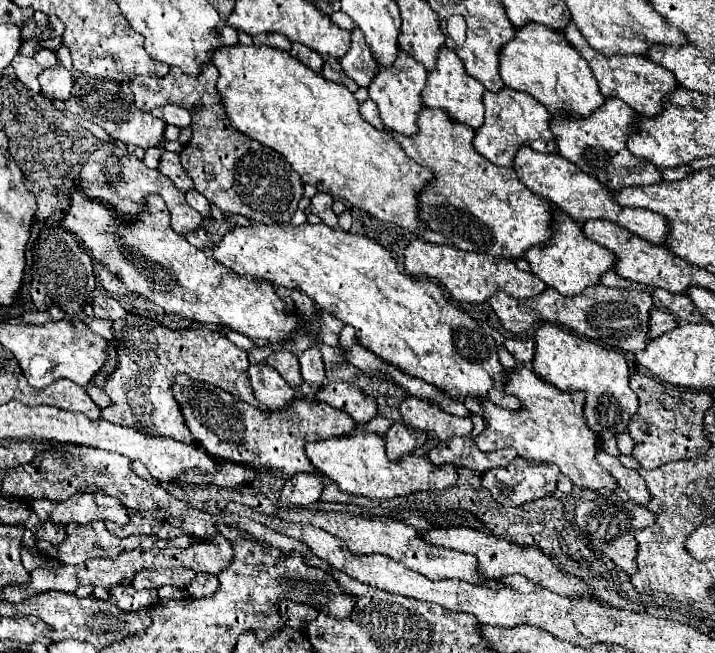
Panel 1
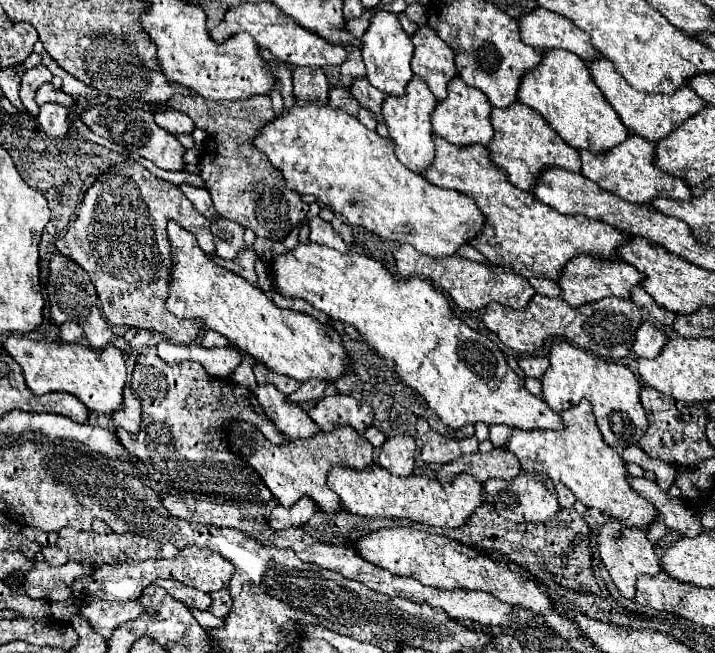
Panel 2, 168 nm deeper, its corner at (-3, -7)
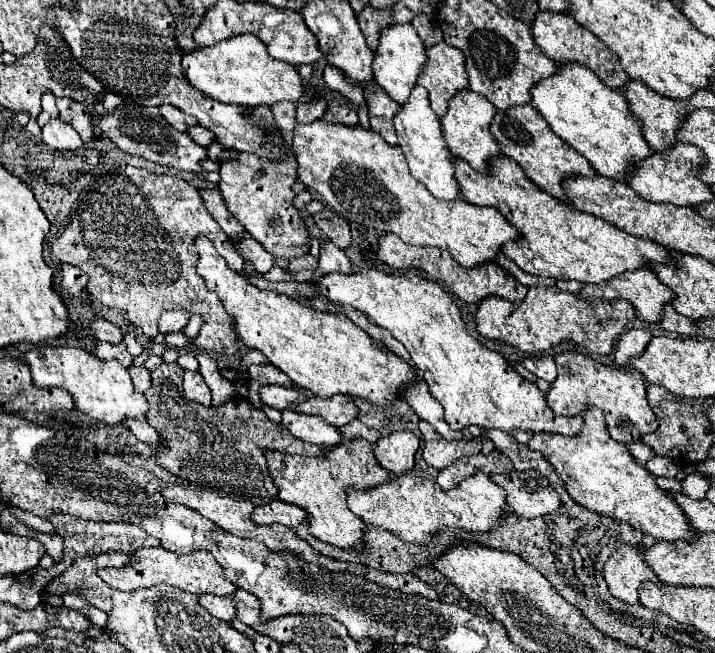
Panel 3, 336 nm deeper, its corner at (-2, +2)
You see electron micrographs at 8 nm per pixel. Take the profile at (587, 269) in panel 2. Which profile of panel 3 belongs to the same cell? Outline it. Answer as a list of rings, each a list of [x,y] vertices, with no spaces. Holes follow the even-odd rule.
[[[648,267],[622,273],[604,283],[584,283],[580,299],[628,299],[640,319],[648,323],[658,323],[662,315],[662,305],[670,303],[674,293],[658,281],[654,271]]]

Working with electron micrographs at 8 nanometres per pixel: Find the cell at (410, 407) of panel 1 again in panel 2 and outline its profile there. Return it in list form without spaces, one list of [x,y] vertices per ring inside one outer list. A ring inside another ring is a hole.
[[[425,418],[417,420],[417,434],[423,442],[421,458],[427,464],[447,464],[457,460],[463,454],[475,454],[479,448],[479,440],[475,436],[463,440],[447,440],[441,434],[433,432]]]

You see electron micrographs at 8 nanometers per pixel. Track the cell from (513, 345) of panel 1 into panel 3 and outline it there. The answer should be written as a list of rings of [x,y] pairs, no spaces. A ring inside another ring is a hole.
[[[526,357],[522,359],[522,365],[536,377],[546,379],[548,383],[556,379],[556,365],[552,357]]]

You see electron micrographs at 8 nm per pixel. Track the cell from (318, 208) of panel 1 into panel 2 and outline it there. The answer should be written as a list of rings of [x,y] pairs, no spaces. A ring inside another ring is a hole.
[[[319,216],[309,220],[309,240],[315,244],[339,250],[339,252],[347,252],[347,246],[341,240],[341,236],[331,228],[329,222],[323,222]]]

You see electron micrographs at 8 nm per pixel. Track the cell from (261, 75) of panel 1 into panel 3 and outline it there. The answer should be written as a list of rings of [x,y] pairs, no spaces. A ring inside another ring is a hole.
[[[316,119],[316,123],[298,123],[290,149],[298,159],[298,180],[320,193],[328,201],[328,207],[332,207],[338,215],[366,227],[396,233],[402,241],[410,245],[440,247],[448,251],[462,267],[496,261],[496,253],[500,251],[502,243],[518,237],[518,231],[494,207],[476,207],[466,199],[436,199],[420,181],[410,175],[410,169],[400,149],[396,145],[384,143],[384,139],[374,129],[364,129],[362,125],[342,127],[342,123],[328,123],[324,119]]]

